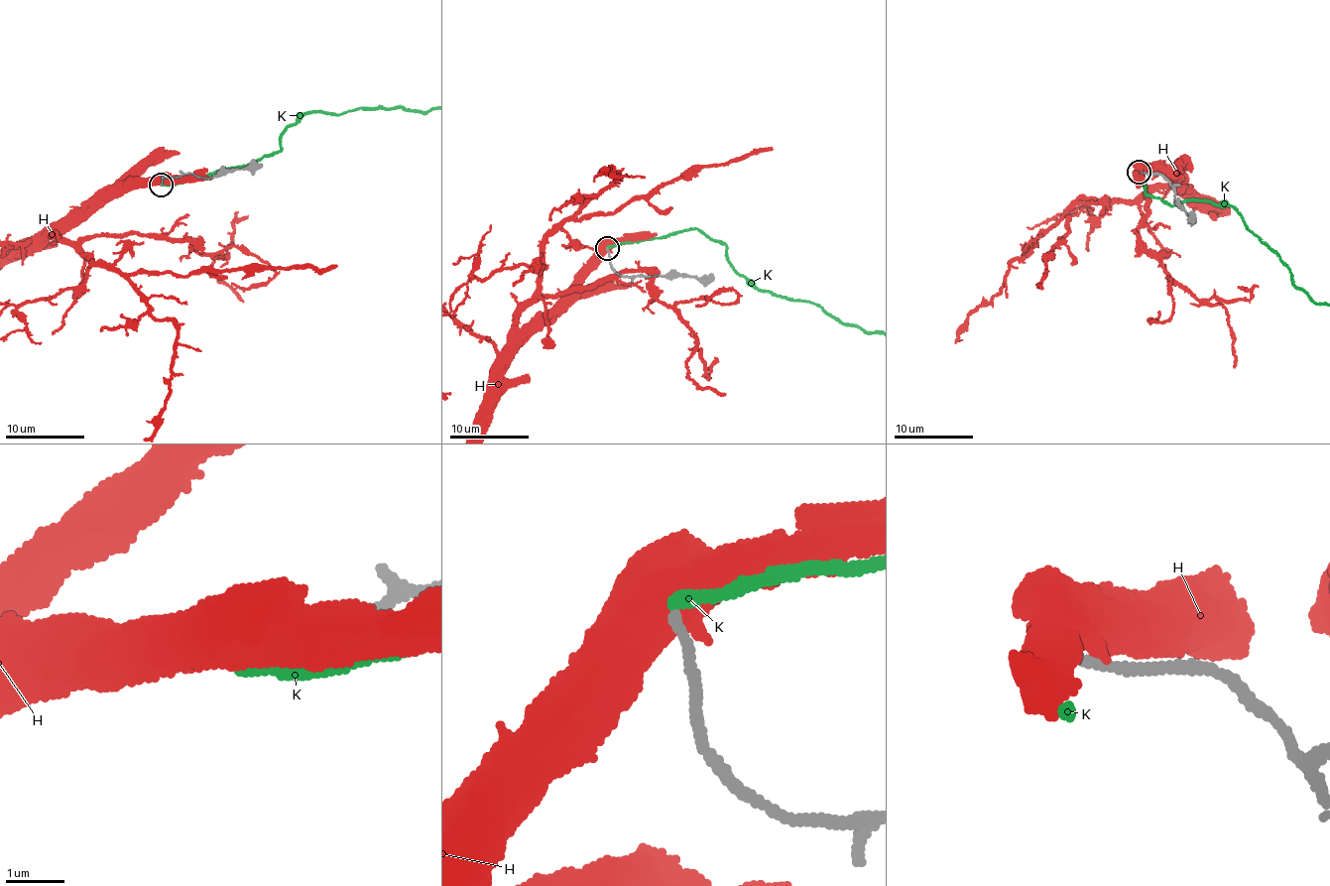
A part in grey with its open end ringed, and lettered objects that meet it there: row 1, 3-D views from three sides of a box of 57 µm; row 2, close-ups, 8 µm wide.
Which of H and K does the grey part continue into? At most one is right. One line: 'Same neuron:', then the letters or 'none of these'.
Same neuron: none of these

